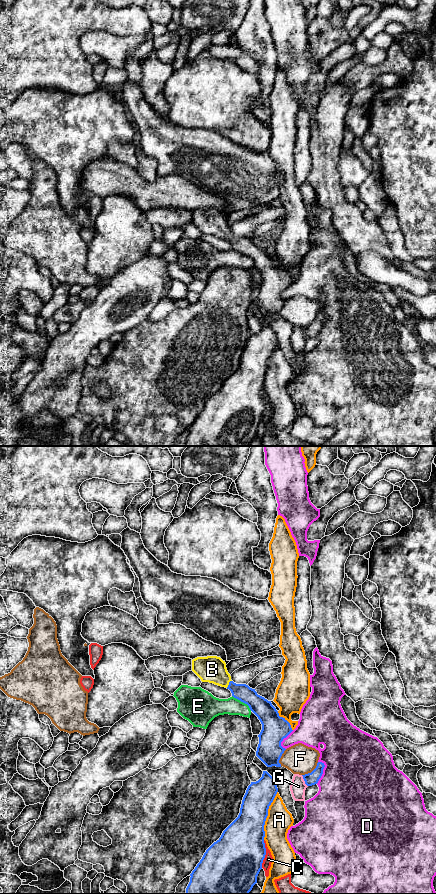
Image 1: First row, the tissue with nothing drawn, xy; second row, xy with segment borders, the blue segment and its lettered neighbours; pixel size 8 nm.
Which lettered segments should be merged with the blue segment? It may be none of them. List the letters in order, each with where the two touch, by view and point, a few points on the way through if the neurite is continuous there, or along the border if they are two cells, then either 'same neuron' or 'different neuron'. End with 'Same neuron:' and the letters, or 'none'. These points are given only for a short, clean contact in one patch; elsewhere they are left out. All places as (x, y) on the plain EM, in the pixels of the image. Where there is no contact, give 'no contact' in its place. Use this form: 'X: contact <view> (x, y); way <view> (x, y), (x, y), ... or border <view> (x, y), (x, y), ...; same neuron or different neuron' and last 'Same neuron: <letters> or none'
A: contact xy (267, 367); different neuron
B: contact xy (229, 236); same neuron
C: contact xy (265, 406); different neuron
D: contact xy (322, 324); different neuron
E: contact xy (242, 253); different neuron
F: contact xy (312, 323); different neuron
G: contact xy (304, 332); different neuron
Same neuron: B

